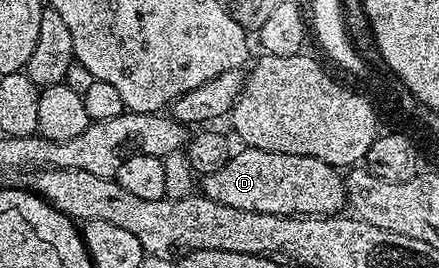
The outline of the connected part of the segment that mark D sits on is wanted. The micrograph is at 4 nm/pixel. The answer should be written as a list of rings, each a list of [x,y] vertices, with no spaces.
[[[252,147],[236,150],[224,168],[217,169],[217,173],[202,176],[201,193],[205,198],[221,205],[229,205],[229,209],[288,217],[335,217],[342,212],[339,211],[342,207],[348,206],[344,176],[325,161],[317,161],[317,157],[305,157],[297,153],[273,153],[269,149]]]

